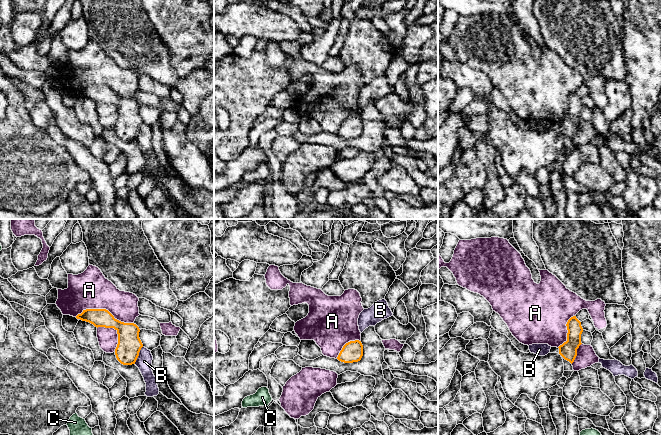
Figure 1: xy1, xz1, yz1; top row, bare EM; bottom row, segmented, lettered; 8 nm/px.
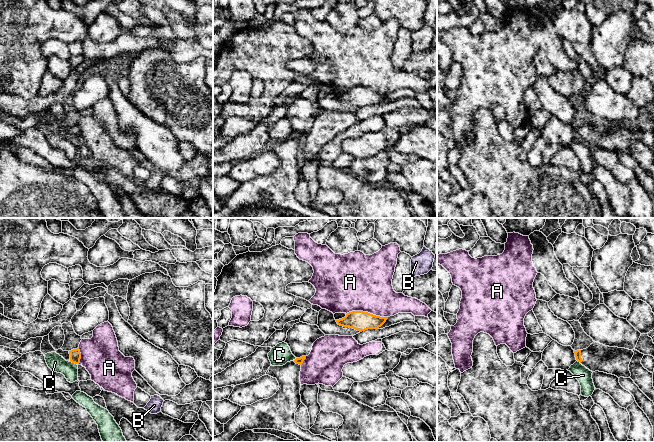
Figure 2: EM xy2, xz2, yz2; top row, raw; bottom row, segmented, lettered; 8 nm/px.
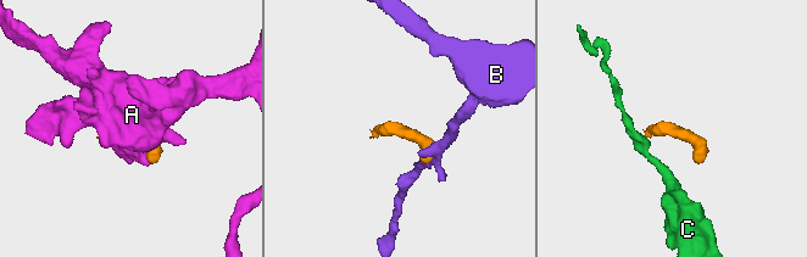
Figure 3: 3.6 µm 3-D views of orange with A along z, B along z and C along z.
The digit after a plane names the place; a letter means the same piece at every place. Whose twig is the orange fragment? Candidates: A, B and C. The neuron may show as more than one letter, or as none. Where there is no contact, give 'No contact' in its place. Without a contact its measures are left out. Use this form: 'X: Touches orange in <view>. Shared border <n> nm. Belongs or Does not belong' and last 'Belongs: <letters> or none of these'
A: Touches orange in xy1. Shared border 480 nm. Does not belong
B: Touches orange in xy1. Shared border 160 nm. Does not belong
C: Touches orange in xy2. Shared border 60 nm. Does not belong
Belongs: none of these

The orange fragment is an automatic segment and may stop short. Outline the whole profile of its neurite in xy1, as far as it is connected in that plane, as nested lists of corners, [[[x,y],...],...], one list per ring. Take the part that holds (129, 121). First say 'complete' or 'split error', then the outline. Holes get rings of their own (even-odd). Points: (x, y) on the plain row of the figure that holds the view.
complete; [[[86,85],[76,92],[95,103],[114,104],[118,110],[115,125],[117,136],[123,141],[135,140],[143,120],[139,114],[139,103],[134,99],[124,99],[114,94],[106,85]]]

